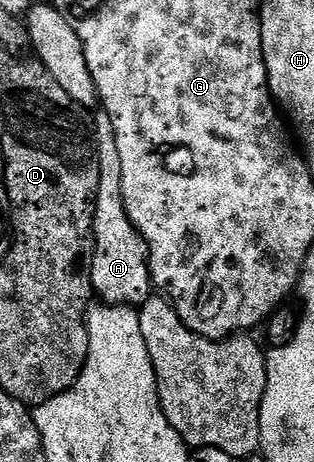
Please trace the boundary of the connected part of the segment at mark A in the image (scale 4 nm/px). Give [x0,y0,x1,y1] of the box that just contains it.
[92,110,152,306]

